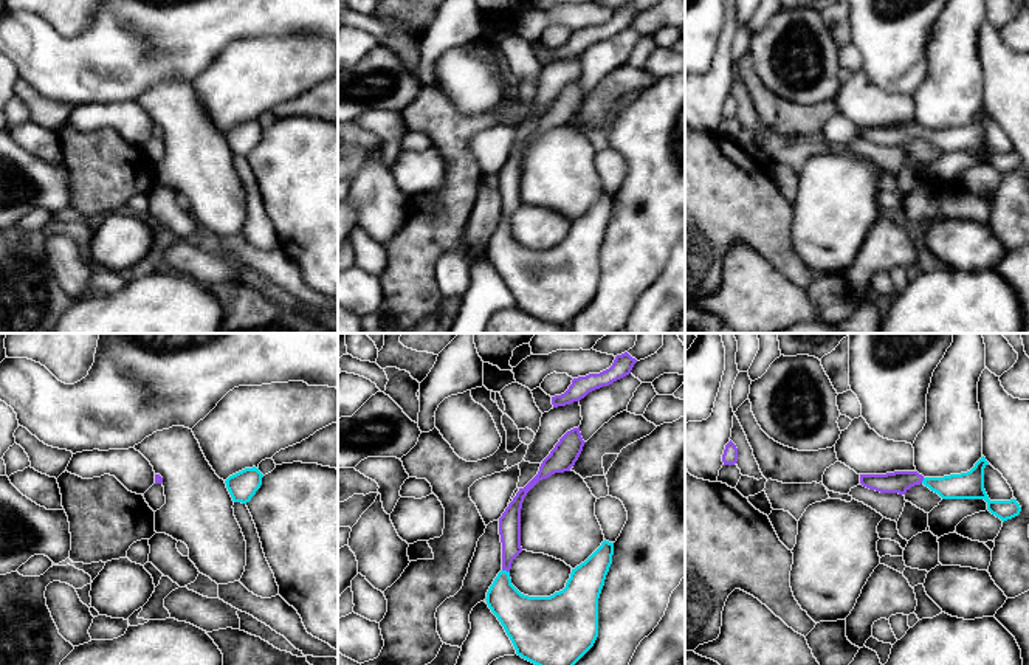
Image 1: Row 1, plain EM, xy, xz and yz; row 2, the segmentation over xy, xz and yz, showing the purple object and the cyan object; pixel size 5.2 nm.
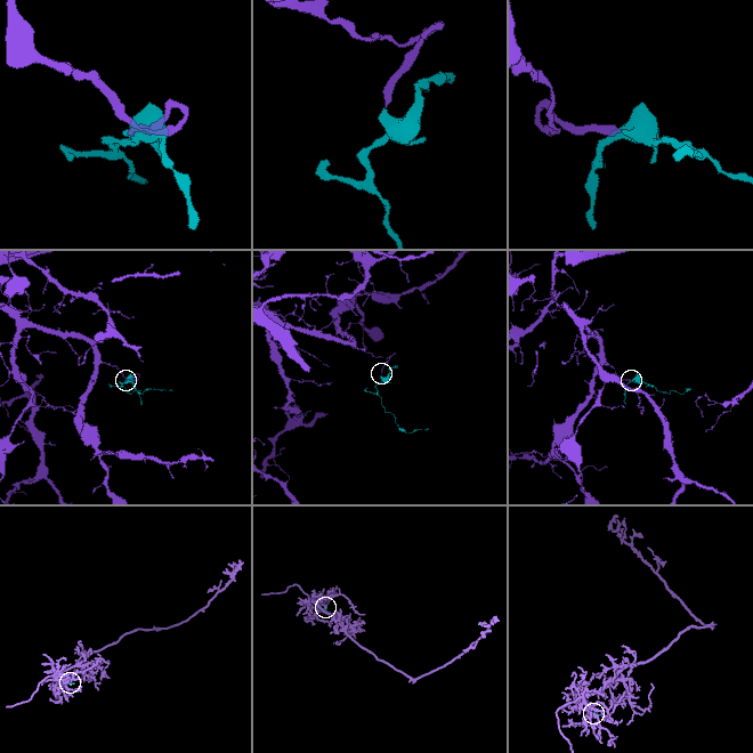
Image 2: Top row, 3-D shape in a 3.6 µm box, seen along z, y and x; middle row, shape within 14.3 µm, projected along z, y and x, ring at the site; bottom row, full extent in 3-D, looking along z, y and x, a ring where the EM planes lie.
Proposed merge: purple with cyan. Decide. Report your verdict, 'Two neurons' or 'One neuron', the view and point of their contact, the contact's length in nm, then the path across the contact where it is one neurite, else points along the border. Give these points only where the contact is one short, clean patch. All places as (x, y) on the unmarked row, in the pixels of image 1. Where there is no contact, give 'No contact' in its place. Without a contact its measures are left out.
One neuron. Touches purple at xz (505, 222). Shared border 40 nm. Path across: xz (510, 174), (510, 205), (505, 222), (504, 251), (519, 267)

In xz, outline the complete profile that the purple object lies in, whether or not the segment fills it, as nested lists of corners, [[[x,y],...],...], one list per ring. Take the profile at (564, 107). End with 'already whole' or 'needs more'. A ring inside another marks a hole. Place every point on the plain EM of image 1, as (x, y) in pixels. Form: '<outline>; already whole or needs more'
[[[580,79],[567,84],[542,113],[538,127],[519,141],[499,171],[502,223],[487,245],[487,257],[510,290],[516,307],[552,324],[570,326],[598,290],[598,251],[612,217],[614,195],[601,198],[572,222],[566,240],[550,250],[521,246],[510,231],[521,200],[521,161],[527,146],[555,126],[570,124],[584,93]]]; needs more

